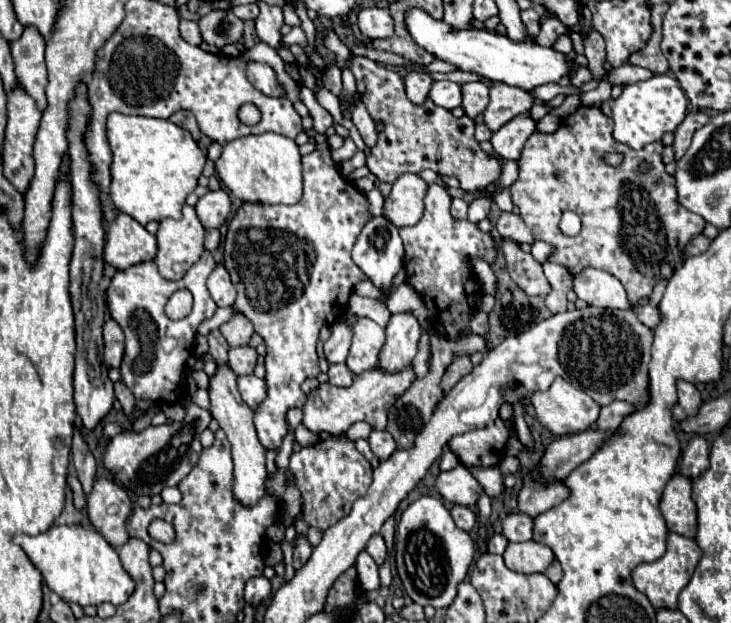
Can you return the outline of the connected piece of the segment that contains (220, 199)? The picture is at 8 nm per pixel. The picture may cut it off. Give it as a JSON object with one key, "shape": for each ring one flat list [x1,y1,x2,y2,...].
{"shape":[[208,190,196,204,198,218,204,228,220,228,230,214,230,198,226,190]]}

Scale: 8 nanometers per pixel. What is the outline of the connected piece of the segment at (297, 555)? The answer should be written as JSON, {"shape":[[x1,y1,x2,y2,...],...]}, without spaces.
{"shape":[[298,534,294,540,294,568,298,570,302,564,306,564,310,554,312,554,312,544,304,534]]}

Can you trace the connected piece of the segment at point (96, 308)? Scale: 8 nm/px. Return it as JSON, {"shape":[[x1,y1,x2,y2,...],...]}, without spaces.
{"shape":[[86,84,78,86,78,96,70,102,72,120,68,130,70,142,70,176,72,176,72,220,74,220,74,250,70,262,70,298,76,318,76,370,74,370,74,400,76,400,76,414,82,418,86,430,94,430,100,420,112,410,114,392,112,382,108,378,108,368,102,360,102,324,104,324,104,298,98,290,102,280,104,262,104,226,102,226,102,212,98,202,98,190,90,182,90,164,86,160,86,146,84,146,84,128,90,116,90,104,86,100]]}

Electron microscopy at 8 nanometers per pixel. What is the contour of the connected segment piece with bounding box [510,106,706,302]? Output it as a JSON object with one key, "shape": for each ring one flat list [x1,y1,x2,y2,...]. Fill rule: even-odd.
{"shape":[[578,108,572,116,564,118,560,128,552,134,534,132,522,150,518,160,520,178,512,184,512,202,520,208,522,220,528,224,530,232,534,232,536,240,548,242,554,252,550,254,548,262,560,264,570,270,572,276,580,274,584,268,600,268,616,276,622,286,626,288,628,300,638,302,652,294,652,288,672,276,674,266,684,260,684,248,694,234,700,234,706,226,706,220,700,214,686,210,676,196,676,178,664,170,660,160,662,142,652,142,642,150,624,148,624,144,614,142,612,138,612,118,606,116,600,108],[606,152,622,152,624,162,620,166,608,166,602,162],[640,160,650,162,650,172,640,174,636,170],[572,210,582,220,582,230,578,236,564,236,558,228,562,212]]}

